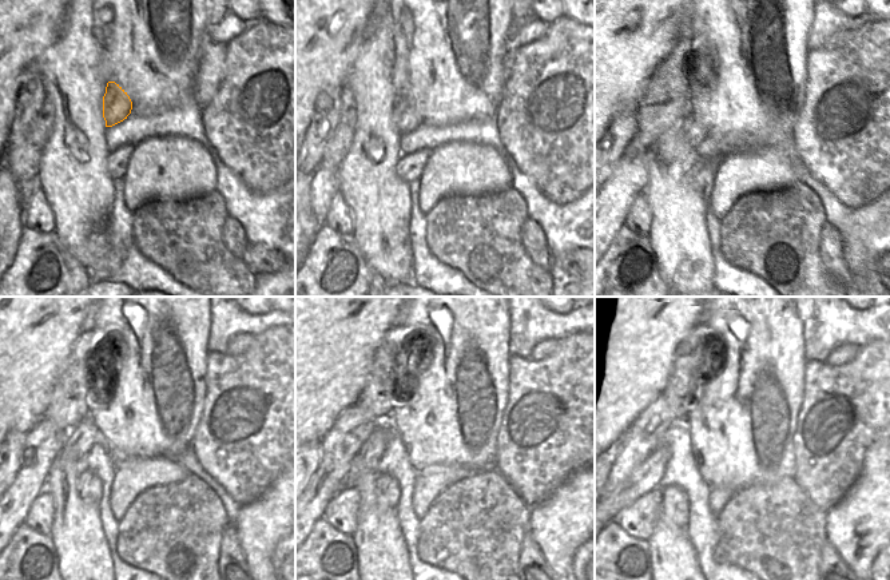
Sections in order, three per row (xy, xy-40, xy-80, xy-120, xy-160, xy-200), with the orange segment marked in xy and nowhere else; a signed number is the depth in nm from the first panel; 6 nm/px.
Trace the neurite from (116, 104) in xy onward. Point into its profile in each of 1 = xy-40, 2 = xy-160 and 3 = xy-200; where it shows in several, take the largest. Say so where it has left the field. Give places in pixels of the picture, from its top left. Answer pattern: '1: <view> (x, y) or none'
1: xy-40 (406, 118)
2: xy-160 (365, 460)
3: xy-200 (647, 476)

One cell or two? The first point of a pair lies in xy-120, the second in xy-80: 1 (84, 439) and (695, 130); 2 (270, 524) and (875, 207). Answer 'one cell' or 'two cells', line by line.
1: one cell
2: one cell

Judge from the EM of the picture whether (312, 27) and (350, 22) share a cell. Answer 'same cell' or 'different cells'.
same cell

